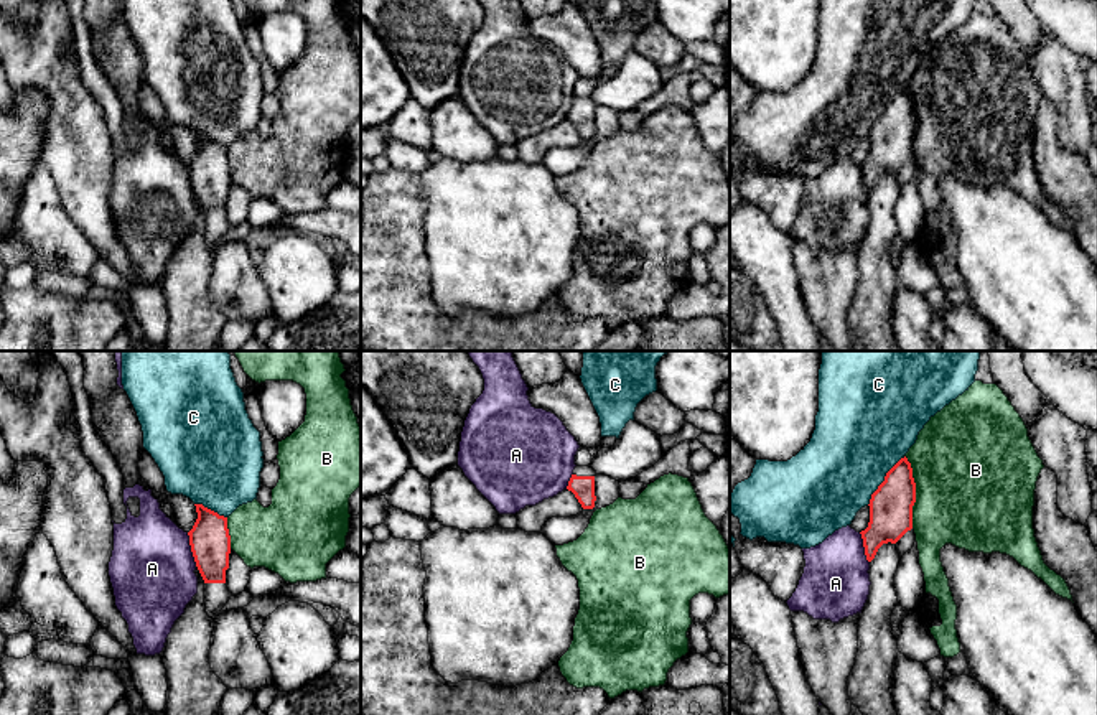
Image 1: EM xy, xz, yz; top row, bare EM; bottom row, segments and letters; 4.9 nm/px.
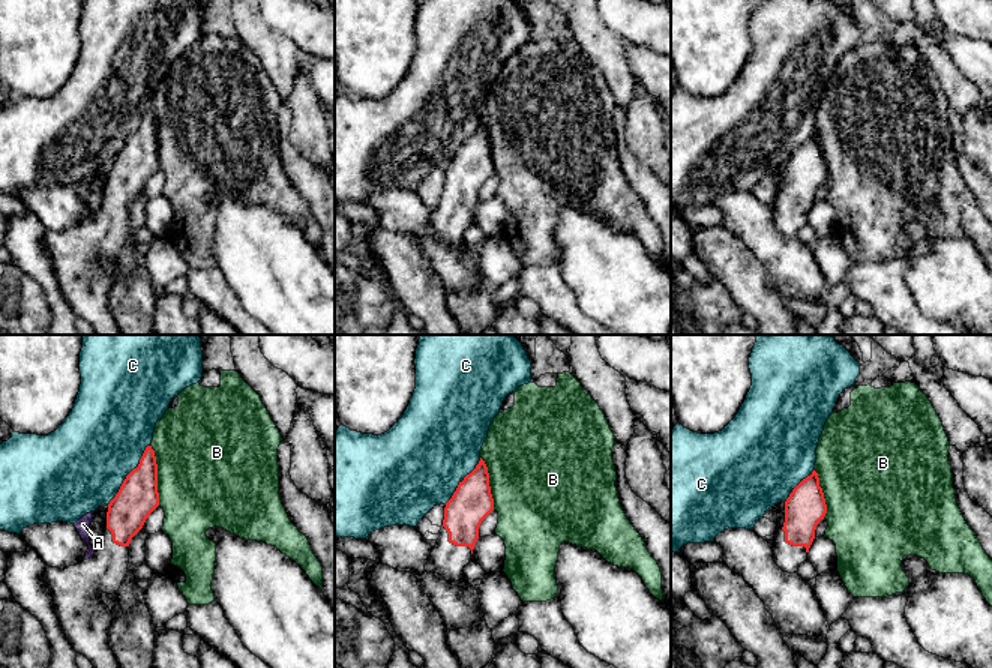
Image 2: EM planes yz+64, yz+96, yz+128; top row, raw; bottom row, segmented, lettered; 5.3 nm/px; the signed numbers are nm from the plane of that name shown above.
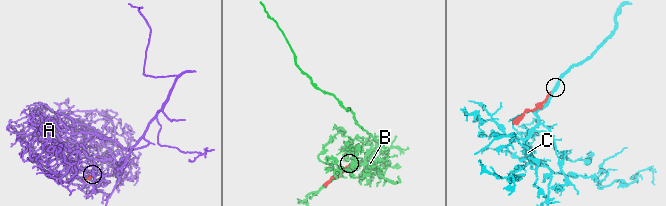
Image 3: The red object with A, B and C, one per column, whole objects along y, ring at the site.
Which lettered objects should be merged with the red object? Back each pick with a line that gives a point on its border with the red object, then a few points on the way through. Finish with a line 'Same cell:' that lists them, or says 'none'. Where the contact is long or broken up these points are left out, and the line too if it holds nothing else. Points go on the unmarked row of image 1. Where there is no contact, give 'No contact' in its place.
Same cell: none

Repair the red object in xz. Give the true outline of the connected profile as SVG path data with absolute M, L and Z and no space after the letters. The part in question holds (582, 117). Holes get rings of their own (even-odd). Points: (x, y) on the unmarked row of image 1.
M590 96L575 97L573 105L568 112L567 120L575 125L583 140L595 138L595 107L596 102Z

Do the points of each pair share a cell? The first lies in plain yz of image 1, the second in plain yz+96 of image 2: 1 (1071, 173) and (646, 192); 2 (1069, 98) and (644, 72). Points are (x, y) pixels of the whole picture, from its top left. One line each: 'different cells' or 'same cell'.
1: same cell
2: different cells

